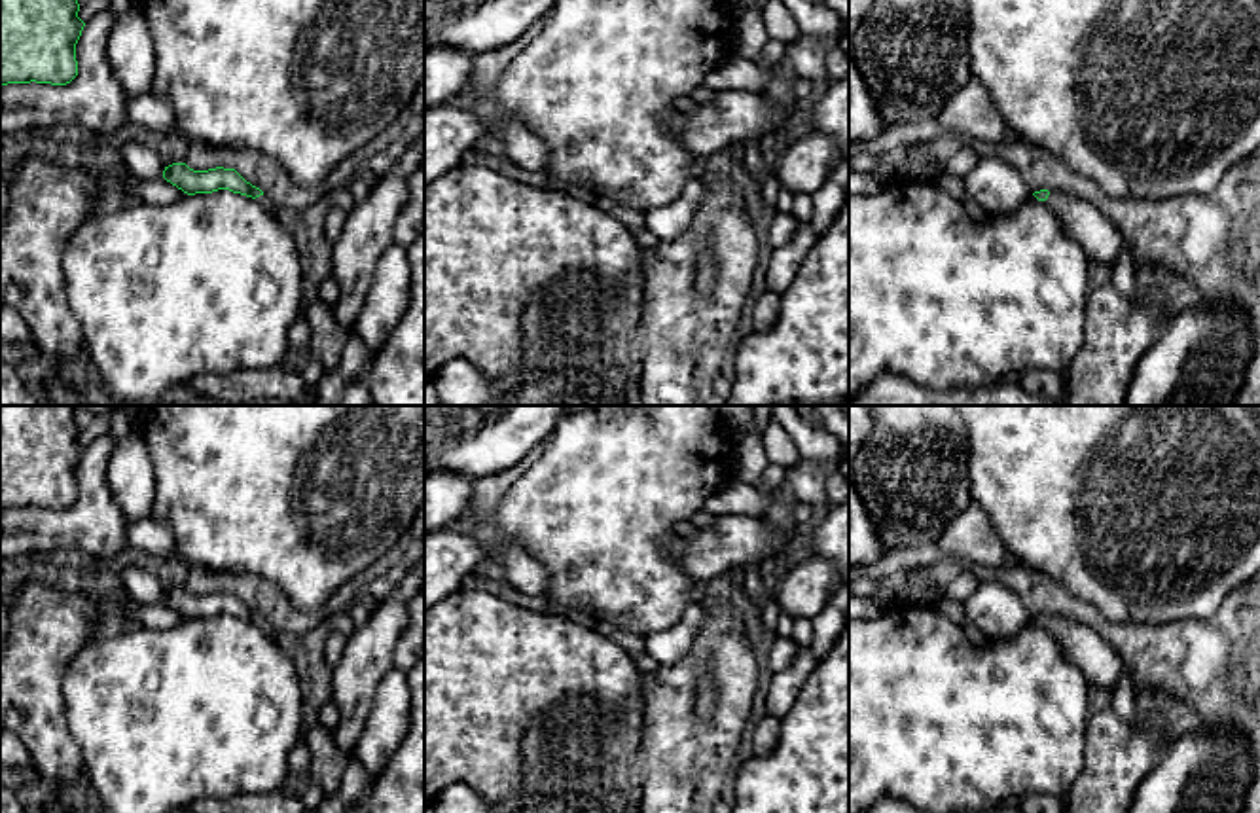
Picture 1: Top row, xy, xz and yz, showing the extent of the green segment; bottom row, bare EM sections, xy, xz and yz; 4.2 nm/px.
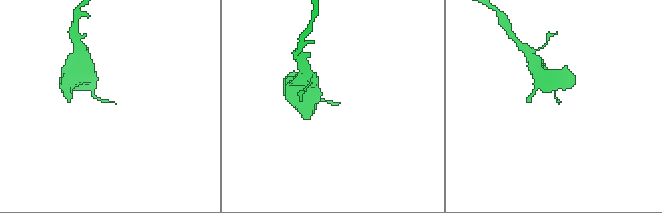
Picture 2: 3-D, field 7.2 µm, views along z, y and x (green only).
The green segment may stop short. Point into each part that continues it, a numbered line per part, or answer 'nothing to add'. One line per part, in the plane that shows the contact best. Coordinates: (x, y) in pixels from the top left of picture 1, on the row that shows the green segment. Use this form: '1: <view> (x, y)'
1: yz (1101, 241)

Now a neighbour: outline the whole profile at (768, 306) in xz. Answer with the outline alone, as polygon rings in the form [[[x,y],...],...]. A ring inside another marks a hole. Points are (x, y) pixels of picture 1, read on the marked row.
[[[771,290],[762,294],[752,313],[754,332],[760,334],[773,328],[773,324],[779,318],[779,311],[781,311],[781,296]]]

